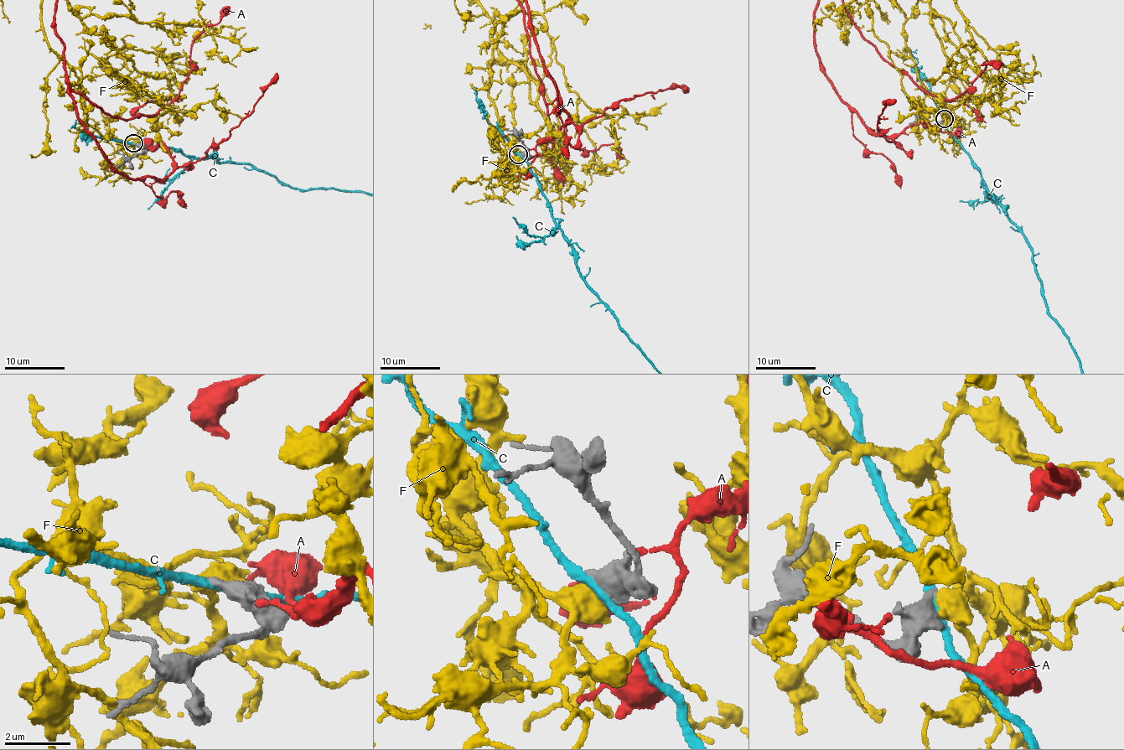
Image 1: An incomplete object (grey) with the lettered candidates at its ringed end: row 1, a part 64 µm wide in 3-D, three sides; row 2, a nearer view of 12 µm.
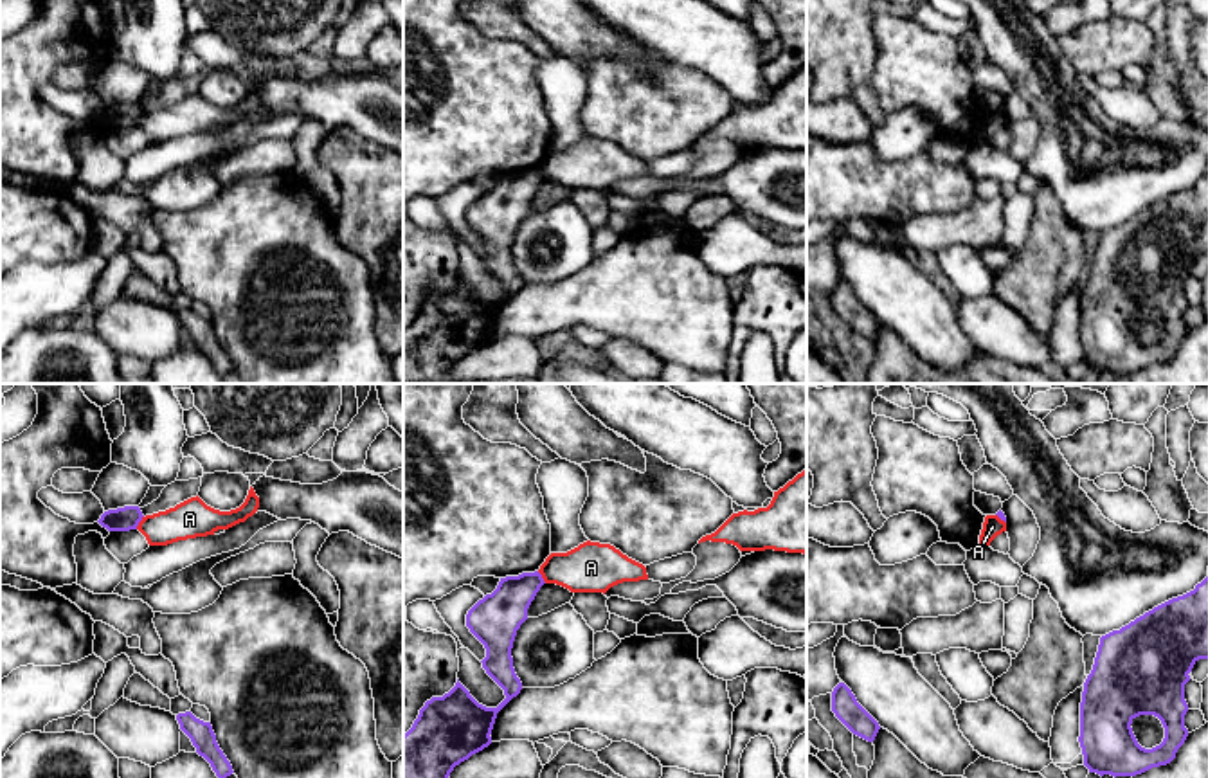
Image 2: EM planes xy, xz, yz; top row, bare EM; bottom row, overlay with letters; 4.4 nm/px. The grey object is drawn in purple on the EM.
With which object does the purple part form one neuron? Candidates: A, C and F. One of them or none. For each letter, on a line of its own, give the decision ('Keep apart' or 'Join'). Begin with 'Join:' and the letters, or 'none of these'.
Join: none of these
A: Keep apart
C: Keep apart
F: Keep apart

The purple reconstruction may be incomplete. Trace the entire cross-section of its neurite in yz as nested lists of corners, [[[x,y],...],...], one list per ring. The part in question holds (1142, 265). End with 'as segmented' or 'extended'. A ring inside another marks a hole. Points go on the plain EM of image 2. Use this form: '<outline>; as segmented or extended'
[[[1208,173],[1194,187],[1172,194],[1120,227],[1100,234],[1091,270],[1084,279],[1080,299],[1080,344],[1084,362],[1100,373],[1136,373],[1167,362],[1185,340],[1185,281],[1199,256],[1208,256]],[[1154,312],[1165,324],[1159,342],[1145,346],[1132,330],[1132,317]]]; as segmented

